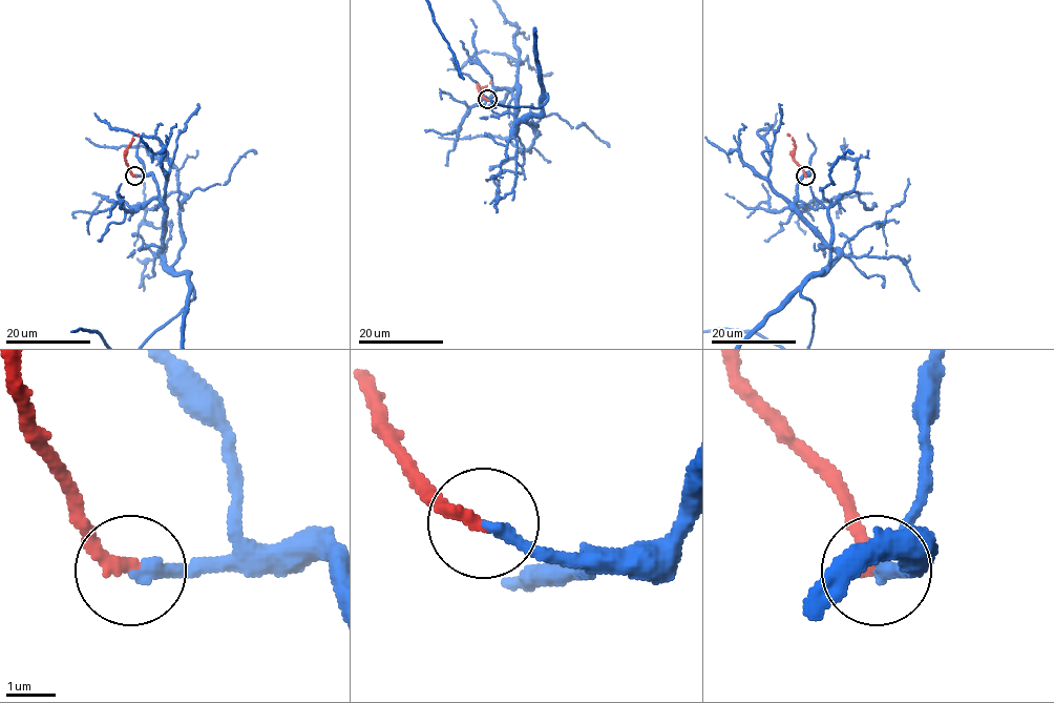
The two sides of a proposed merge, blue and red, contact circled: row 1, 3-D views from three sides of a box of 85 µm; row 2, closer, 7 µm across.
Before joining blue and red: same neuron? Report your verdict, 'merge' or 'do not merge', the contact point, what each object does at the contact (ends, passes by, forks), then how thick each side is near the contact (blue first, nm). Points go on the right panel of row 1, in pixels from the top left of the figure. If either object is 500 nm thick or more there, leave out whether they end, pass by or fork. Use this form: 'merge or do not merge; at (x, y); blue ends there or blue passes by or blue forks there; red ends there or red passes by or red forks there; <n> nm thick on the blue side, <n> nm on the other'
merge; at (805, 176); blue ends there; red ends there; 280 nm thick on the blue side, 320 nm on the other

